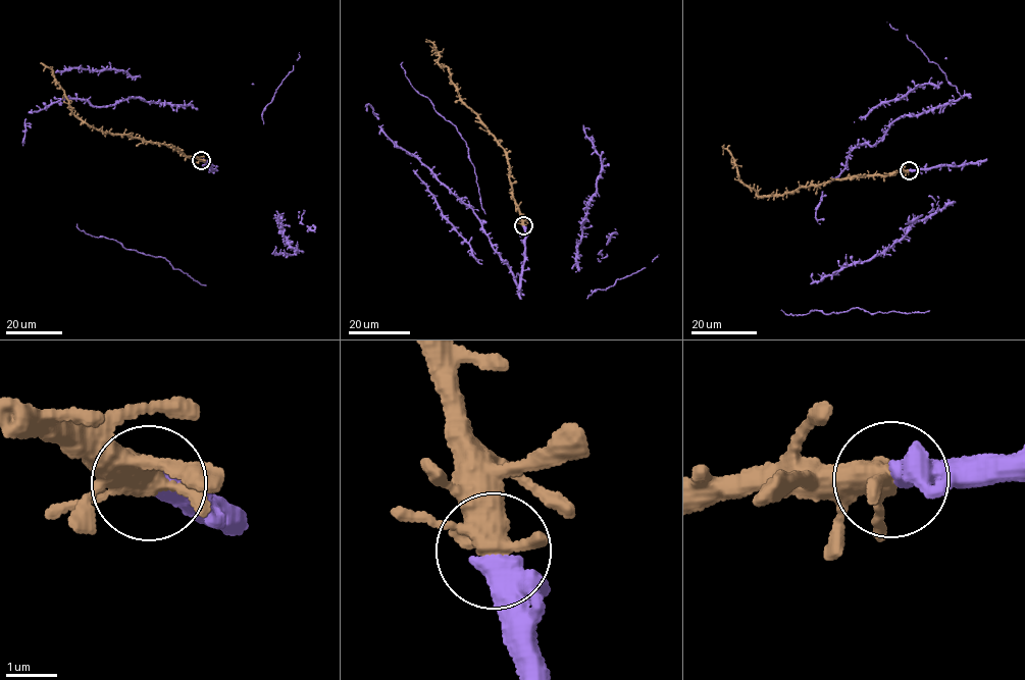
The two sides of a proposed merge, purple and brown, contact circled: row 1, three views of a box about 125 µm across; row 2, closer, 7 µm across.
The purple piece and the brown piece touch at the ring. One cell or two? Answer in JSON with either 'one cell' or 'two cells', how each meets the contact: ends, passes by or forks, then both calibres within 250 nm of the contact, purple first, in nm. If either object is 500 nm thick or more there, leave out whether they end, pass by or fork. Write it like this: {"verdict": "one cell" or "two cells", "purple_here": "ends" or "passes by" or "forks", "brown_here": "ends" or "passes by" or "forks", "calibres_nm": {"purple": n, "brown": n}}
{"verdict": "one cell", "purple_here": "passes by", "brown_here": "forks", "calibres_nm": {"purple": 400, "brown": 360}}

